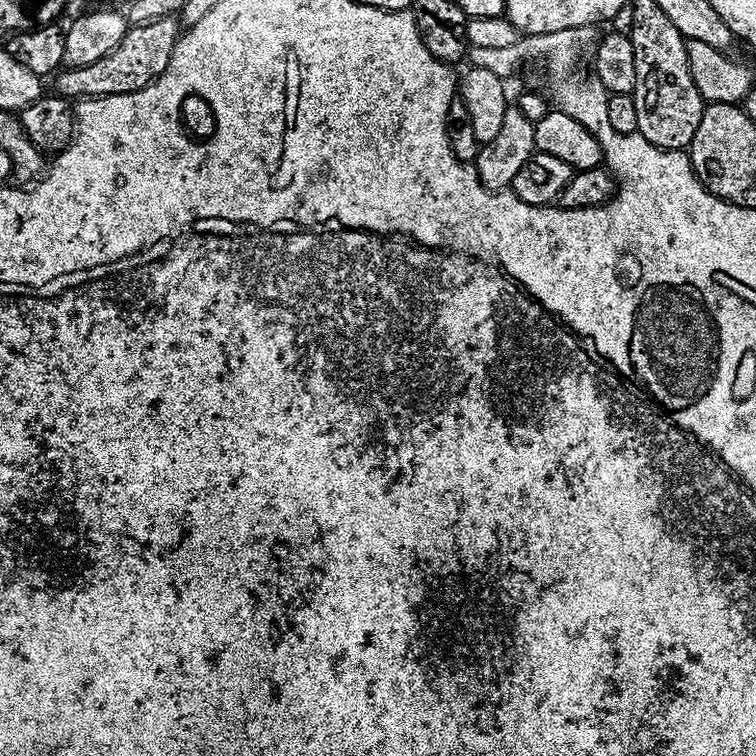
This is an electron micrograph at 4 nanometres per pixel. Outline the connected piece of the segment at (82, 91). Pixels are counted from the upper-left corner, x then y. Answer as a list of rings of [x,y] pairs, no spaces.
[[[169,18],[145,27],[133,27],[124,39],[124,45],[106,59],[99,60],[89,68],[61,71],[55,77],[56,88],[60,91],[57,93],[64,98],[114,96],[117,92],[131,92],[155,82],[164,73],[166,66],[170,66],[170,58],[174,54],[178,39],[176,26],[178,27],[177,21]]]

